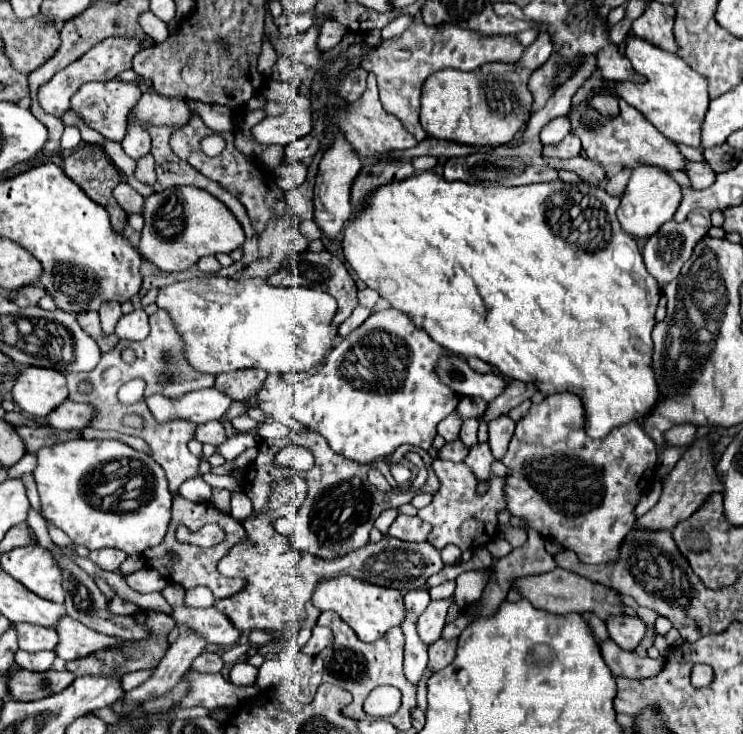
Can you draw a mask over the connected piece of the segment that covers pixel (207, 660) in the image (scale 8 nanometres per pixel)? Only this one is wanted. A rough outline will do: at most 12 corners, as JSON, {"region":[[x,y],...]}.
{"region":[[203,652],[191,668],[221,672],[223,658],[217,652]]}

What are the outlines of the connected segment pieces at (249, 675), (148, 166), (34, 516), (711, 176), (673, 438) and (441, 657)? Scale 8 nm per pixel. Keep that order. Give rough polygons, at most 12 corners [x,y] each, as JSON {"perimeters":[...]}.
{"perimeters":[[[235,662],[229,678],[239,686],[257,680],[257,668]],[[151,154],[137,160],[137,180],[157,186]],[[31,507],[27,524],[37,543],[50,550],[53,542],[45,519]],[[687,160],[683,172],[693,188],[715,182],[709,162]],[[691,424],[675,426],[665,434],[671,446],[693,440],[697,428]],[[439,638],[429,646],[429,668],[451,664],[457,638]]]}

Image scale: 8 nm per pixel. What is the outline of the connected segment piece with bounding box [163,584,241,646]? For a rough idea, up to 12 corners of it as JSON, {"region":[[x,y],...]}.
{"region":[[185,590],[163,596],[179,628],[231,646],[241,632],[219,610],[187,606]]}

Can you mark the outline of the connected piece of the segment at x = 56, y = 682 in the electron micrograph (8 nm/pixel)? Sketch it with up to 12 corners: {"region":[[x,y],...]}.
{"region":[[7,672],[7,694],[19,702],[65,690],[75,678],[63,672]]}

